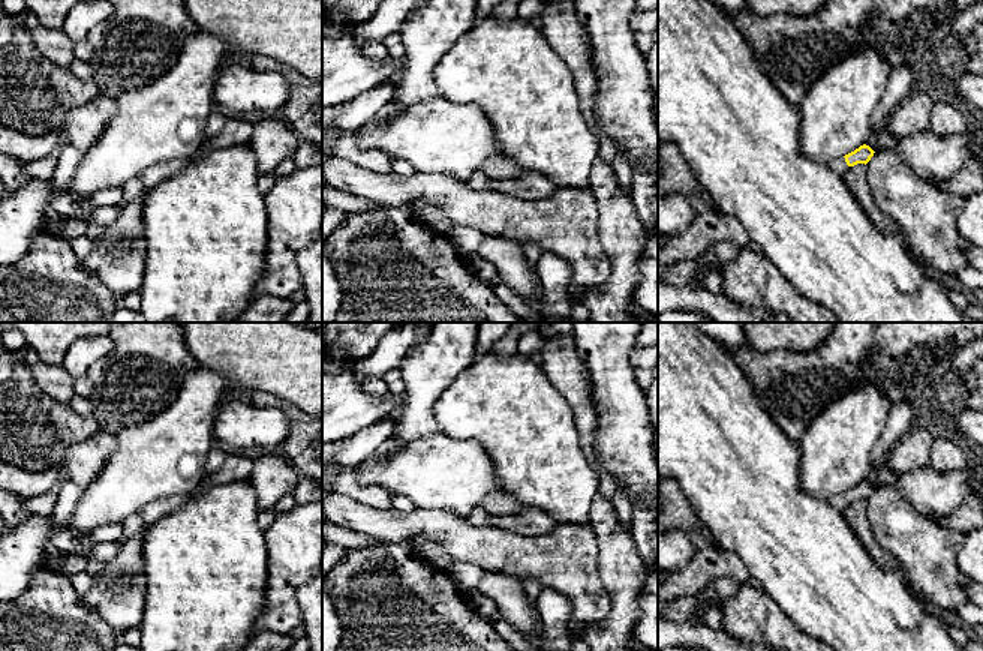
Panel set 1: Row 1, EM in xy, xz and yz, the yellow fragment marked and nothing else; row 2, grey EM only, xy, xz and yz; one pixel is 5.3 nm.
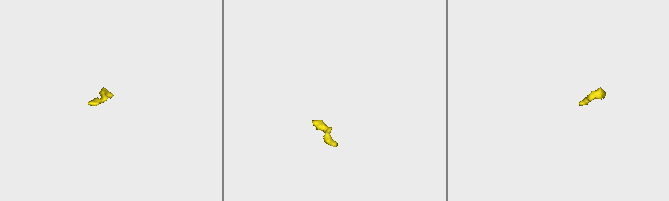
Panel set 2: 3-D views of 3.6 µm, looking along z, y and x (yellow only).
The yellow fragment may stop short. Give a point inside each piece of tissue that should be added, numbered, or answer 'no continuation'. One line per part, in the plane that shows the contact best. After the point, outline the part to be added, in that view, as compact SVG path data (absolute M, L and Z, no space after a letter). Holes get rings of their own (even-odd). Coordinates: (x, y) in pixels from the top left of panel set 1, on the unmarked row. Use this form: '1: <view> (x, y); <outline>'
1: yz (839, 501); M839 494L839 495L836 495L836 496L832 496L830 500L829 500L829 502L835 507L835 508L838 508L839 512L844 512L847 507L848 507L848 501L847 501L847 498L845 498L845 494Z

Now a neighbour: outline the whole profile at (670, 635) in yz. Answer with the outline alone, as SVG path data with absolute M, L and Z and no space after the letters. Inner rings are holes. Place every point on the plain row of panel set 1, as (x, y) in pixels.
M658 618L658 651L694 646L706 651L773 651L770 645L749 644L736 639L725 630L710 628L706 624L674 622Z

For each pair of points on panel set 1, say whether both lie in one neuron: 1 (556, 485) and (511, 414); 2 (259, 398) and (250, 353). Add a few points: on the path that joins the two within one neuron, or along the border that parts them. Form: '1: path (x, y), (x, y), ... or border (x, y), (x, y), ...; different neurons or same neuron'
1: path (544, 467), (538, 461), (529, 432); same neuron
2: border (252, 392), (268, 392), (291, 404); different neurons

